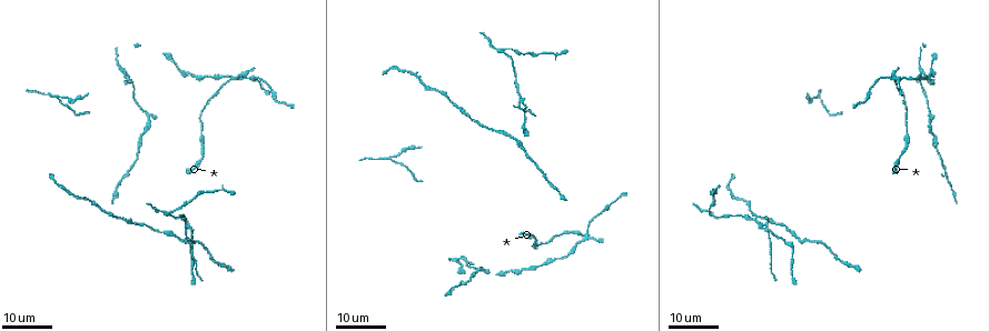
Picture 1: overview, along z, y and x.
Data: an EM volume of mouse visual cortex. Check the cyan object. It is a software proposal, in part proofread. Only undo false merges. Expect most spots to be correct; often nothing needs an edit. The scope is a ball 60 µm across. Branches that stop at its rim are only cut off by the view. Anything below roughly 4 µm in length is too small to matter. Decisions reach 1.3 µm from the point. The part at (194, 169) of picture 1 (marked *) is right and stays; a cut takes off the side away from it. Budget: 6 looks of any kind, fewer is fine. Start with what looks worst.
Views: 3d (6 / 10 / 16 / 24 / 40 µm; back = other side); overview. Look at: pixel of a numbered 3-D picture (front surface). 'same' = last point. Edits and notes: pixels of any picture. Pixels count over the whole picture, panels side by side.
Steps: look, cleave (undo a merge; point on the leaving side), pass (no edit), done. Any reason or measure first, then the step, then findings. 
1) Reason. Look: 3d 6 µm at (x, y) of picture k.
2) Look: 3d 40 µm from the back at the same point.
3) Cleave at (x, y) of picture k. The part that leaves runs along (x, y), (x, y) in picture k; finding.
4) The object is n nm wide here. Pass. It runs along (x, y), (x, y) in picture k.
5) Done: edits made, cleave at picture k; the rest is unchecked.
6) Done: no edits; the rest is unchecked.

Looks like a crossing. Look: 3d 24 µm at (521, 103) of picture 1.

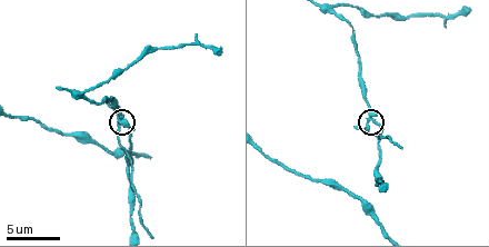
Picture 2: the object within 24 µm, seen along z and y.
Look: 3d 6 µm at (369, 122) of picture 2.

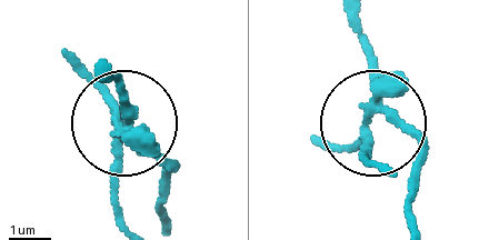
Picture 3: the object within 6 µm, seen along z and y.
Look: 3d 6 µm from the back at (120, 123) of picture 3.

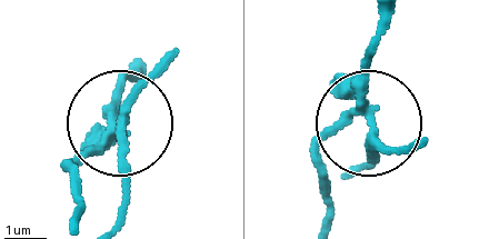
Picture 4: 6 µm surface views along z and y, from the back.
5 arms meet here. Cleave at (129, 96) of picture 4. The part that leaves runs along (110, 130), (121, 123), (118, 226) in picture 4; a second neuron is stuck on.

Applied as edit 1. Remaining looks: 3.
Look: overview.

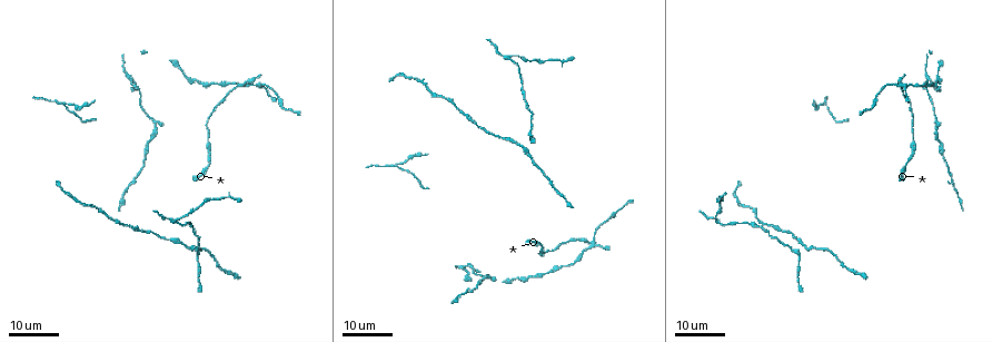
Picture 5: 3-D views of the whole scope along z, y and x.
Look: 3d 16 µm at (799, 254) of picture 5.

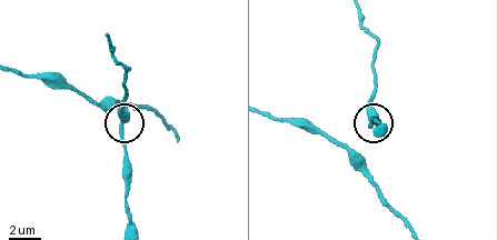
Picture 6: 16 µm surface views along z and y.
Look: 3d 6 µm at (123, 127) of picture 6.

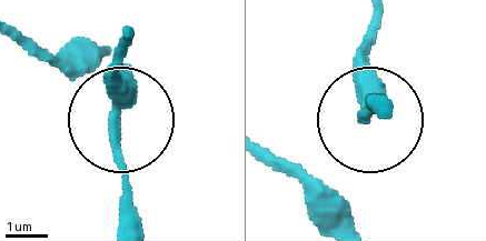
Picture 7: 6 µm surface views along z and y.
The side arm is 8 µm long. Pass. Continuous, no second neuron.

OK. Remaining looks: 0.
Done: edits made, cleave at picture 4; the rest is unchecked.

